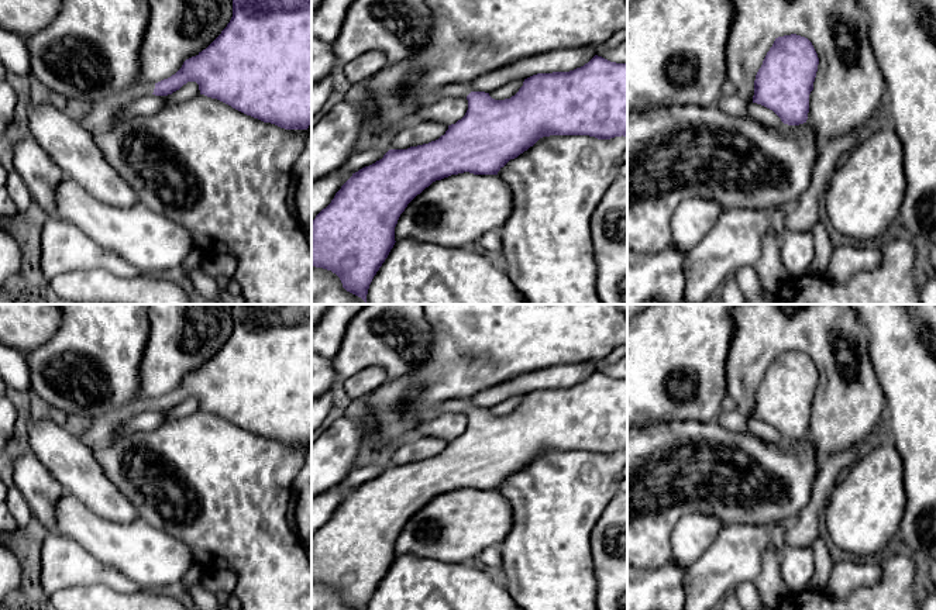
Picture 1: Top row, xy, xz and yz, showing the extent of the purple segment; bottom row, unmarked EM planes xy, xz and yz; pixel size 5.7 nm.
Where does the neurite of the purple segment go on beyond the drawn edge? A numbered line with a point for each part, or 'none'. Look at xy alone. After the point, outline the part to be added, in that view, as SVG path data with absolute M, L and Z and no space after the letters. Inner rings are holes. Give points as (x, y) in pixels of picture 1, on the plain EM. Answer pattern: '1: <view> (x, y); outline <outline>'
1: xy (102, 431); outline M148 399L144 402L134 400L127 406L118 407L93 420L90 428L80 434L79 438L92 449L103 448L114 438L114 434L130 417L152 410L154 404L155 399Z

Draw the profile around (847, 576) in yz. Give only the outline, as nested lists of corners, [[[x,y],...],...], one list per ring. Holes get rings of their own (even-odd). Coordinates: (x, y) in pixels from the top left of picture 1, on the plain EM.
[[[875,559],[857,562],[836,562],[822,592],[835,599],[843,599],[860,587],[868,587],[881,579],[881,568]]]

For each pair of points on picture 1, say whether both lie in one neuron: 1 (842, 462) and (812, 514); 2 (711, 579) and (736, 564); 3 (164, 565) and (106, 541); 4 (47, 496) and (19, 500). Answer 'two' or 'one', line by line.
1: one
2: one
3: one
4: two

